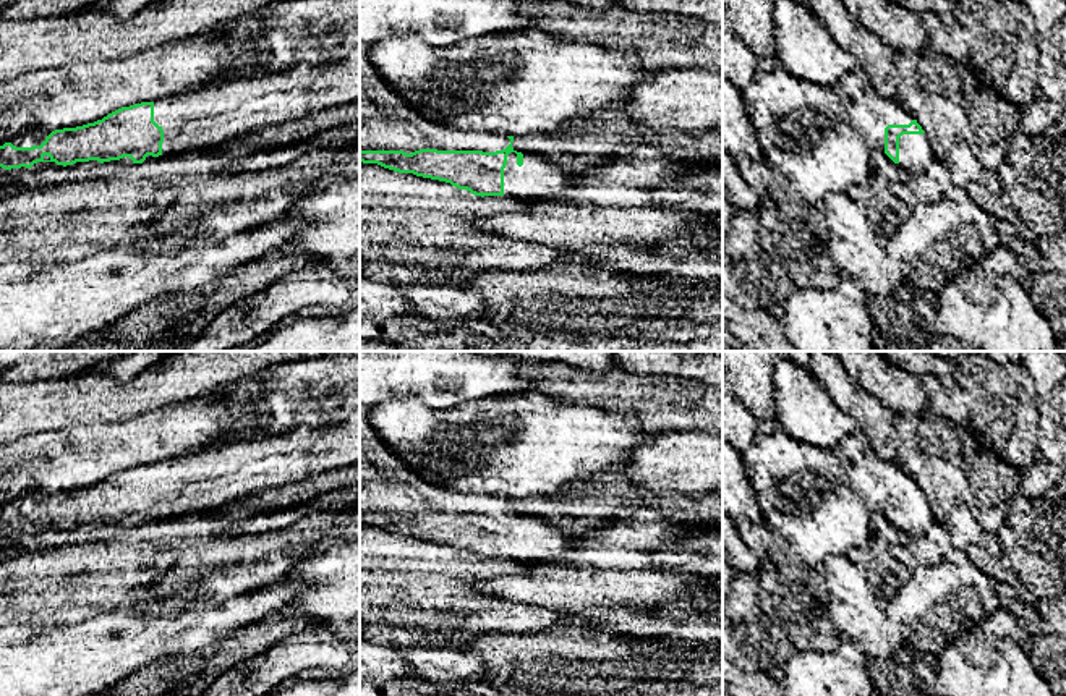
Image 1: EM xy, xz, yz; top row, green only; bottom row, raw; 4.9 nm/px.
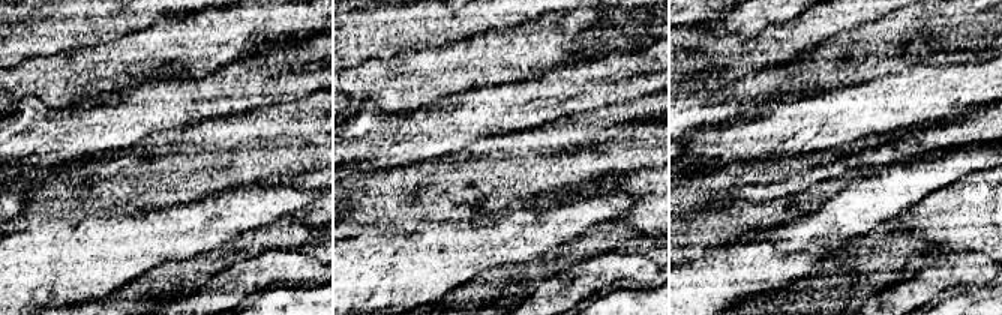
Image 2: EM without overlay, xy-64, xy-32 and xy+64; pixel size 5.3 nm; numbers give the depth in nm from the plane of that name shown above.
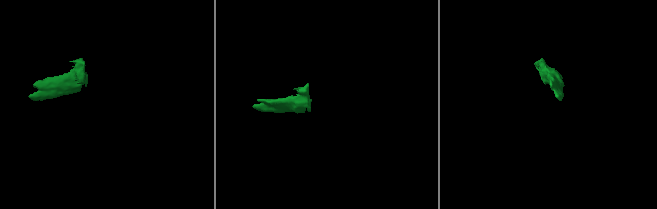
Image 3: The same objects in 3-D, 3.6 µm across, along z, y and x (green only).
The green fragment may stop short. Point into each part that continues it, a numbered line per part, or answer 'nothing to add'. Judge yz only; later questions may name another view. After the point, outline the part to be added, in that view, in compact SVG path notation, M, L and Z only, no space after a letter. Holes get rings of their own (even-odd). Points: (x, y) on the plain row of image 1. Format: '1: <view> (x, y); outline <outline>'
1: yz (869, 476); outline M862 431L846 437L834 453L849 476L851 489L870 513L885 515L888 487L909 487L915 482L896 461L878 458Z

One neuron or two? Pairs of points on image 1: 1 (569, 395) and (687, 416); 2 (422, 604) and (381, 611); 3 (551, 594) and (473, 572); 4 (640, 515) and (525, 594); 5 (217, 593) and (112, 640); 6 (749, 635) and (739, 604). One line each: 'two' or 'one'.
1: one
2: one
3: two
4: two
5: two
6: one

